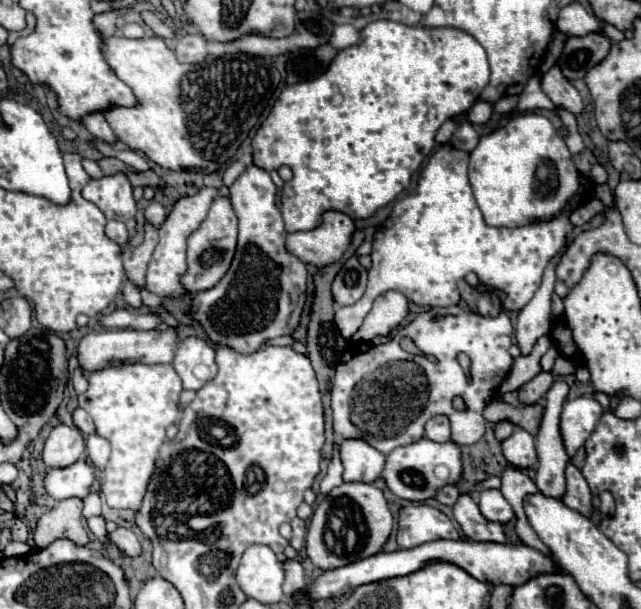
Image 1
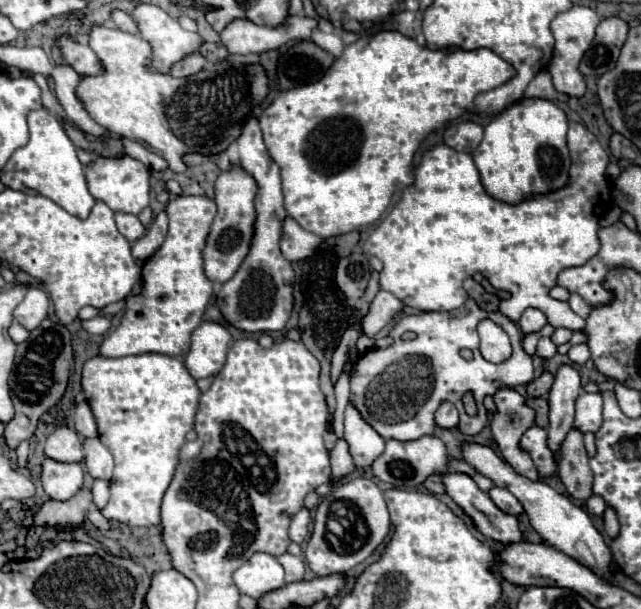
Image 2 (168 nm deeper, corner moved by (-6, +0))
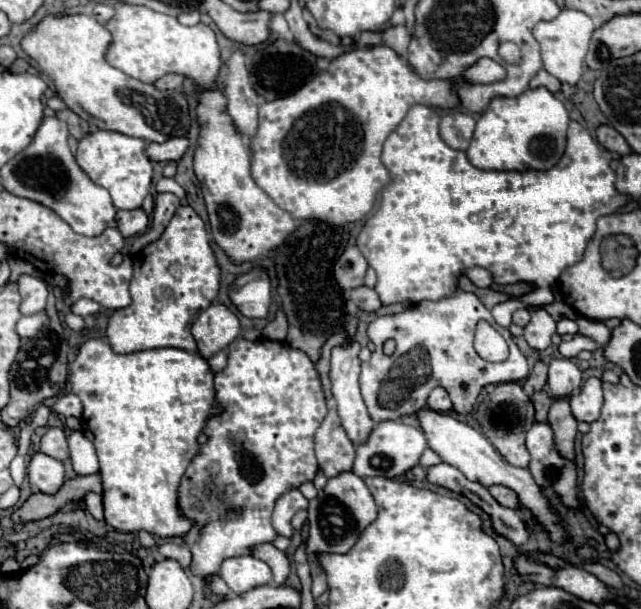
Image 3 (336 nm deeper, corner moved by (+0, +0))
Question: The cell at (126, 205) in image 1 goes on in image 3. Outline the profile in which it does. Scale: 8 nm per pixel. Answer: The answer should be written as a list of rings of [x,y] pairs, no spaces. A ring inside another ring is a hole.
[[[95,130],[79,140],[75,160],[91,176],[91,180],[109,190],[113,204],[121,210],[139,208],[143,198],[149,194],[153,180],[153,162],[145,154],[147,142],[141,138],[131,138],[121,132]]]

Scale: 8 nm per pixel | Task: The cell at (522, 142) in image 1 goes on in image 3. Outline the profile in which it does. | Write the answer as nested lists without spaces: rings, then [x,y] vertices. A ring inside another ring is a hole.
[[[533,88],[515,98],[495,96],[489,102],[489,108],[477,118],[473,140],[467,148],[467,158],[481,170],[549,170],[553,168],[553,158],[559,160],[563,156],[567,124],[569,114],[563,102],[555,98],[547,88]]]

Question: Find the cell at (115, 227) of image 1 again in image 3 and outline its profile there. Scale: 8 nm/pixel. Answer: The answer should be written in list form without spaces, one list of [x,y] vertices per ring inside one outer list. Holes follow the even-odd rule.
[[[143,208],[119,210],[119,212],[117,212],[117,220],[119,220],[119,232],[123,234],[123,238],[141,234],[141,232],[145,232],[147,226],[149,226],[149,216],[145,214]]]

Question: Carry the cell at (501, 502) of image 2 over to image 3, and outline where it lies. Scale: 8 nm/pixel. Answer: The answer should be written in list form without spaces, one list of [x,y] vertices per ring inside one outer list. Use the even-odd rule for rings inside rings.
[[[497,484],[497,486],[491,486],[489,492],[491,492],[491,496],[493,496],[499,504],[503,504],[503,506],[507,506],[507,508],[517,508],[517,506],[519,506],[517,494],[515,494],[511,488],[507,488],[507,486]]]

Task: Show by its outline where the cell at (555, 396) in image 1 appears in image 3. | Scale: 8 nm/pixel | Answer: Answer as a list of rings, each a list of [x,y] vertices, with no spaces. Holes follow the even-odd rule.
[[[553,358],[549,362],[549,386],[551,398],[569,396],[581,384],[581,370],[569,358]]]

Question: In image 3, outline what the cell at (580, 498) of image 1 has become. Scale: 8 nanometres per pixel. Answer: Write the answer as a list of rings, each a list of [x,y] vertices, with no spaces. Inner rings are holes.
[[[569,396],[555,398],[549,410],[549,424],[555,432],[555,446],[561,456],[575,460],[575,434],[577,434],[577,420],[569,408]]]

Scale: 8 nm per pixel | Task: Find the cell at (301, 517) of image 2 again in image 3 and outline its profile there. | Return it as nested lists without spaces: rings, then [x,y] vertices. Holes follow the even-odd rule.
[[[291,488],[289,492],[285,492],[285,496],[279,496],[279,500],[275,504],[275,510],[273,510],[273,518],[271,518],[273,528],[281,536],[289,538],[293,534],[291,518],[301,508],[307,508],[307,500],[305,500],[305,496],[297,488]]]

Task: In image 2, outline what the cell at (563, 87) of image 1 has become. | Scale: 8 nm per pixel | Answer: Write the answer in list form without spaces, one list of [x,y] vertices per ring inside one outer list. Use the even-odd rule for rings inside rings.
[[[577,4],[571,10],[555,16],[555,20],[551,22],[551,32],[555,36],[555,48],[553,48],[549,72],[553,76],[553,86],[567,96],[581,98],[585,94],[585,82],[583,82],[583,76],[579,74],[577,66],[579,66],[585,50],[589,48],[593,36],[595,36],[597,24],[599,24],[599,16],[589,6],[577,6]]]

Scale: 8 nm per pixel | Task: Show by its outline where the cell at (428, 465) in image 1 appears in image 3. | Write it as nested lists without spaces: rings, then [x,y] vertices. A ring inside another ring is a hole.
[[[385,420],[385,422],[375,424],[367,442],[357,446],[353,472],[361,478],[365,478],[365,476],[399,478],[407,470],[411,470],[413,466],[419,464],[419,458],[421,458],[425,448],[427,448],[427,440],[425,440],[425,434],[419,428],[407,426],[401,420]]]

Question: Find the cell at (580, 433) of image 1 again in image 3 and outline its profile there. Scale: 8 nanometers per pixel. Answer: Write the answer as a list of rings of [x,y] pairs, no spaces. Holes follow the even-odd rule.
[[[589,378],[577,396],[571,396],[571,410],[577,420],[593,422],[599,418],[603,406],[603,390],[599,378]]]

